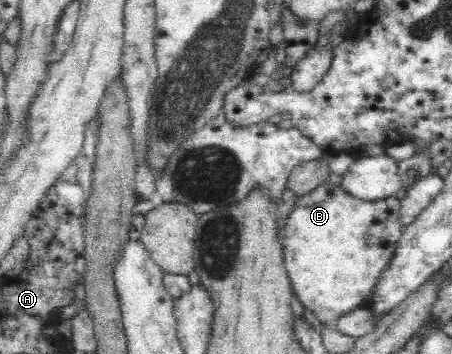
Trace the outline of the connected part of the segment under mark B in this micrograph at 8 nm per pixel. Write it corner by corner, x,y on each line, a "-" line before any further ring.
322,184
316,187
316,189
313,189
312,191
309,191
308,193
305,193
299,197
293,210
288,214
286,220
284,221
282,225
283,229
280,231
281,242
283,243
283,262
286,266
287,277
291,281
291,289
293,290
293,293
296,295
299,302
303,304
304,309
306,309
306,312
310,315
310,317
312,317
314,321
322,323
324,326
336,328
334,321
336,321
338,317
342,317
344,313
348,313
348,311
352,311
352,309
356,309
363,303
367,302
368,297
372,295
374,285
376,285
376,281
378,281
380,273
386,269
388,261
390,261
394,255
394,249
396,249
397,241
401,239
402,225
400,225
399,220
400,210
400,195
394,195
384,199
376,199
376,201
358,199
357,197
350,195
341,186
341,184

